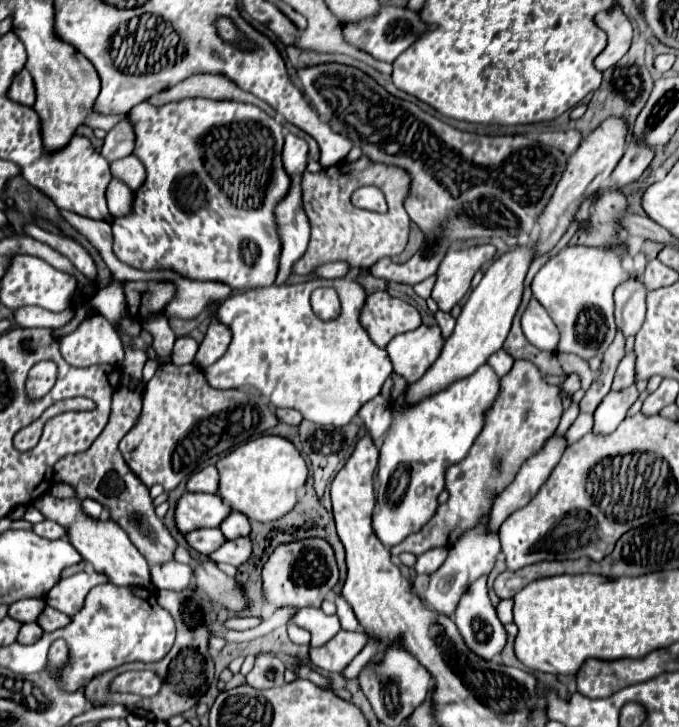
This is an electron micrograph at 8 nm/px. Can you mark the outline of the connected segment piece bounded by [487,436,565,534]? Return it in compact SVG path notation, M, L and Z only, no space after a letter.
M553 436L553 438L549 438L545 442L545 446L535 456L531 456L521 466L517 478L505 488L505 492L495 500L495 504L491 508L489 522L487 522L487 530L491 534L497 534L499 526L515 510L519 510L525 504L529 504L529 500L539 492L539 488L549 478L551 470L557 466L563 450L565 450L565 440Z

